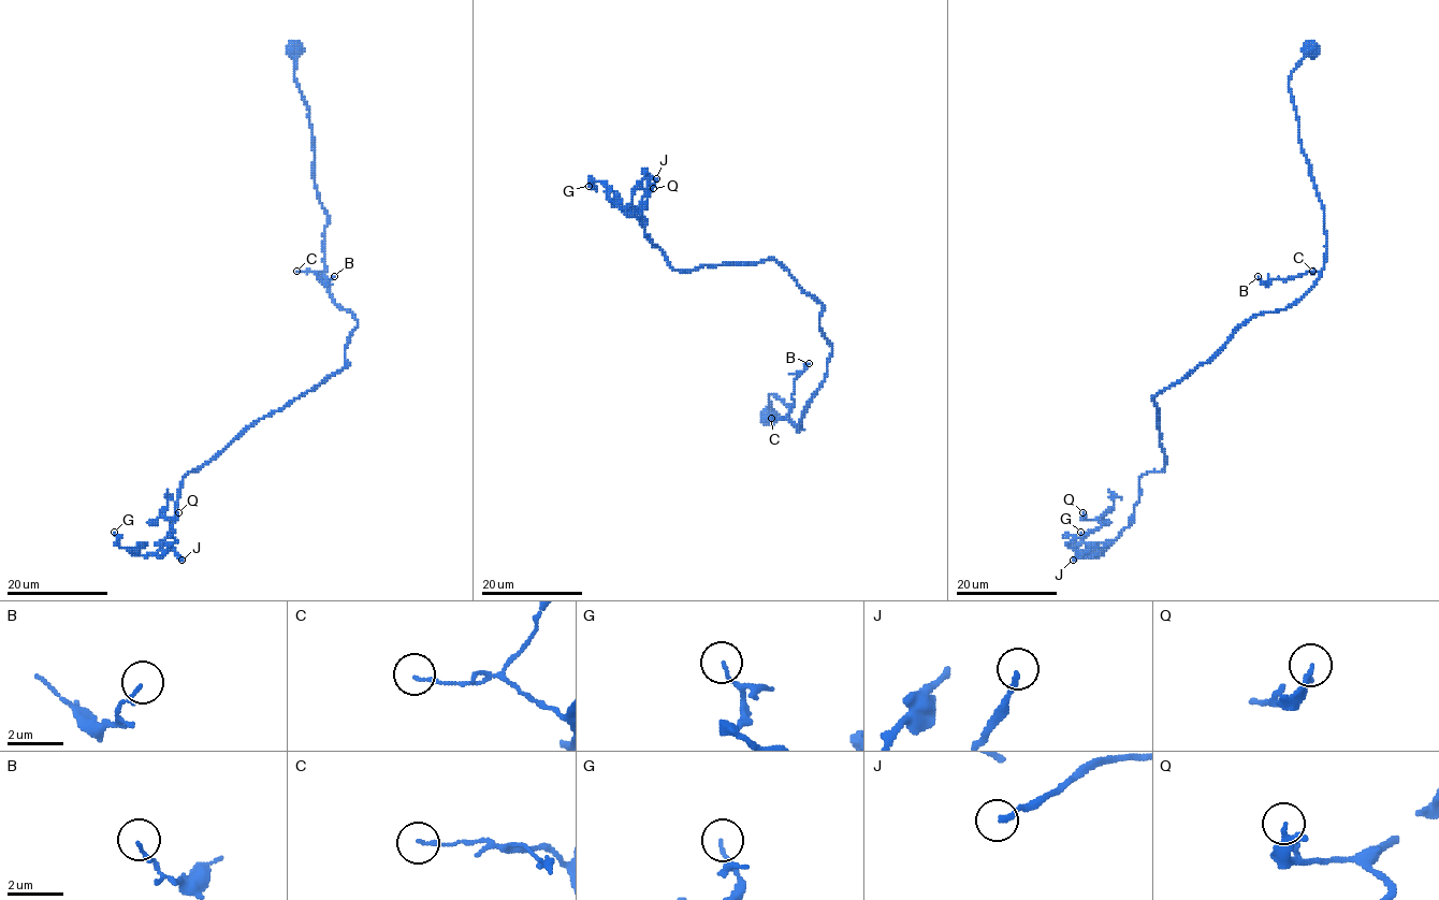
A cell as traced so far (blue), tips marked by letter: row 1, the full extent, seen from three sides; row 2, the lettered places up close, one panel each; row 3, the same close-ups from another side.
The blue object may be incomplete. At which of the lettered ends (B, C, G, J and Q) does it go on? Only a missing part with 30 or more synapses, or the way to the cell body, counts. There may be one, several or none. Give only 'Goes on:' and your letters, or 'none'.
Goes on: J

